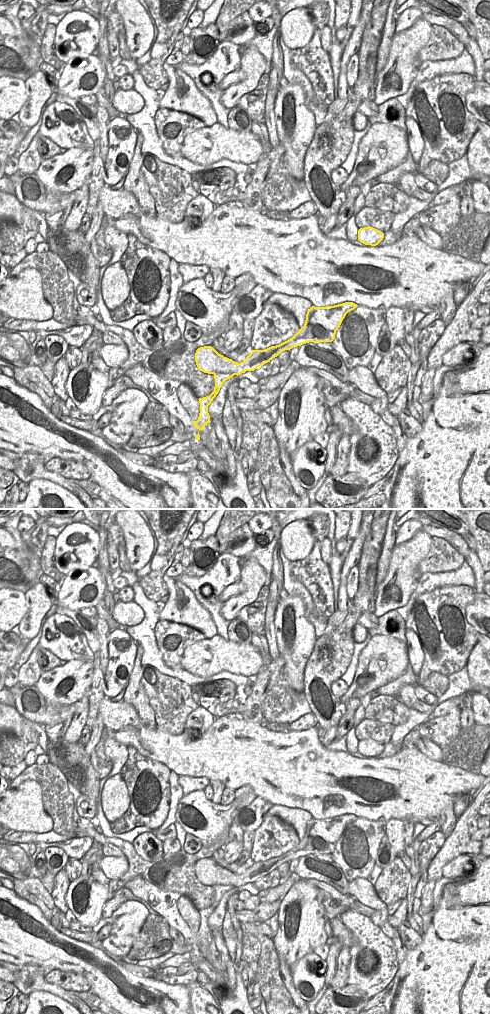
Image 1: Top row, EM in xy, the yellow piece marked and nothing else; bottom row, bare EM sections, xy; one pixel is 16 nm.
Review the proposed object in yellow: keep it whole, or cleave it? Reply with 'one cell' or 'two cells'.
one cell

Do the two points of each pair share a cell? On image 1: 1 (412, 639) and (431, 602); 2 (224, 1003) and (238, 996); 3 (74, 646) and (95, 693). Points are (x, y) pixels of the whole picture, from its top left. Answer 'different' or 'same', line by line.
1: different
2: same
3: same

